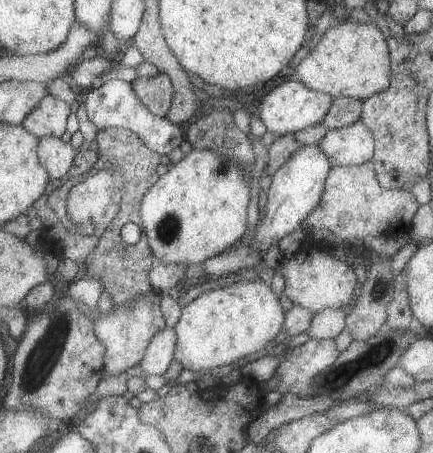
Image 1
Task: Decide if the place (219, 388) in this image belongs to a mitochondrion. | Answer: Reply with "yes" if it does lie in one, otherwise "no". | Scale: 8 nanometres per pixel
no

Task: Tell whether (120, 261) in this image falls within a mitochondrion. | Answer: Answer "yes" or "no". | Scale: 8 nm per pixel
yes

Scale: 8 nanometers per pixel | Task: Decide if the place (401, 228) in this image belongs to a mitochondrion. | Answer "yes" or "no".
no

